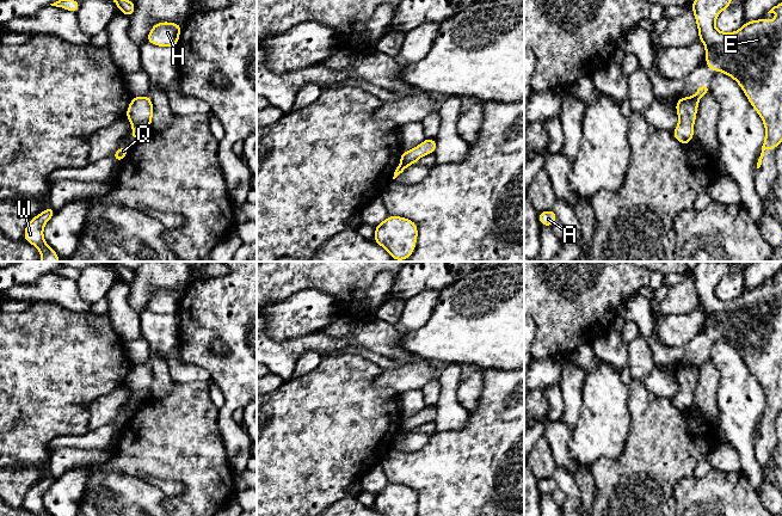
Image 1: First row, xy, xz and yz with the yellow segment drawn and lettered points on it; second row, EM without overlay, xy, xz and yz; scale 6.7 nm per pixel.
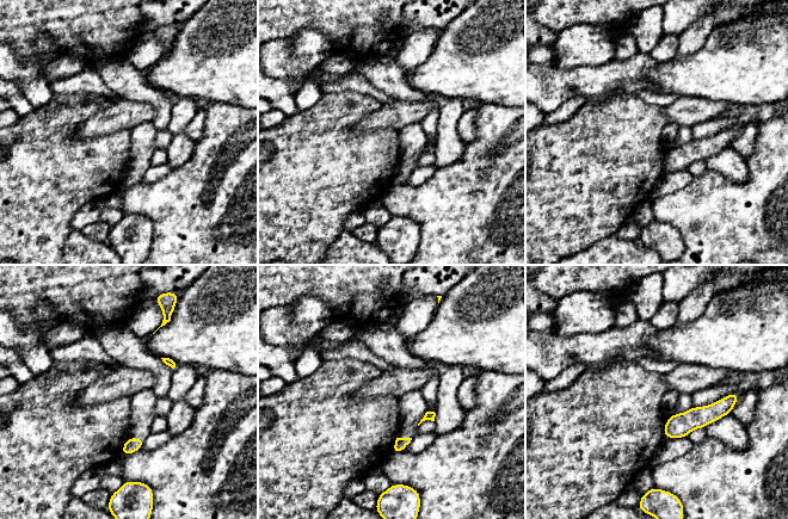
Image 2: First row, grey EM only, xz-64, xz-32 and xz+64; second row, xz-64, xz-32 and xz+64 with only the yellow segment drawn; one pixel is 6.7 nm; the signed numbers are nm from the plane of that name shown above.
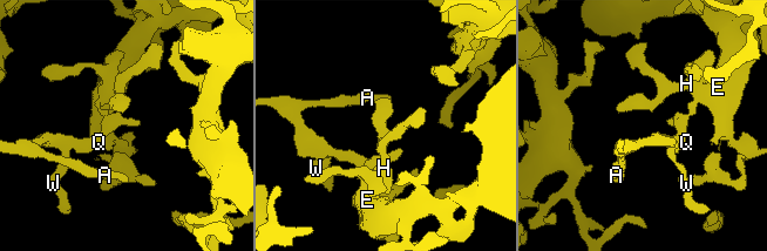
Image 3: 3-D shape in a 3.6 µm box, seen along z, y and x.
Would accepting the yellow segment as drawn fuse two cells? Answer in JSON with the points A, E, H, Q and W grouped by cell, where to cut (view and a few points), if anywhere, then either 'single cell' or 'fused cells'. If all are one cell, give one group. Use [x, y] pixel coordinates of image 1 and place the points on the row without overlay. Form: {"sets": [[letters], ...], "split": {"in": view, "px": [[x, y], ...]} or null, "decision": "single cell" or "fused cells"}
{"sets": [["A", "Q", "W"], ["E", "H"]], "split": {"in": "xz", "px": [[400, 430], [408, 432]]}, "decision": "fused cells"}

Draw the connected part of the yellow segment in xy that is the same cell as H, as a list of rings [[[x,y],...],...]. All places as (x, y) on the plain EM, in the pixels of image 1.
[[[155,290],[147,303],[146,309],[156,314],[176,314],[179,311],[181,295],[183,293],[177,290]]]

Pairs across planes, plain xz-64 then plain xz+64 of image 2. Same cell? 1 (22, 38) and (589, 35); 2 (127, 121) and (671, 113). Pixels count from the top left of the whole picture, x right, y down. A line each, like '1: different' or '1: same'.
1: different
2: same

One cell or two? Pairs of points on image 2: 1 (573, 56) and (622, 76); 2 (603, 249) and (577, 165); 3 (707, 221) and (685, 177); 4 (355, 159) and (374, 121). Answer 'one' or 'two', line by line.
1: one
2: two
3: two
4: two

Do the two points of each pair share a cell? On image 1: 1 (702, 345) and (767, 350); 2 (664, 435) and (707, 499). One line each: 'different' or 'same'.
1: same
2: different

